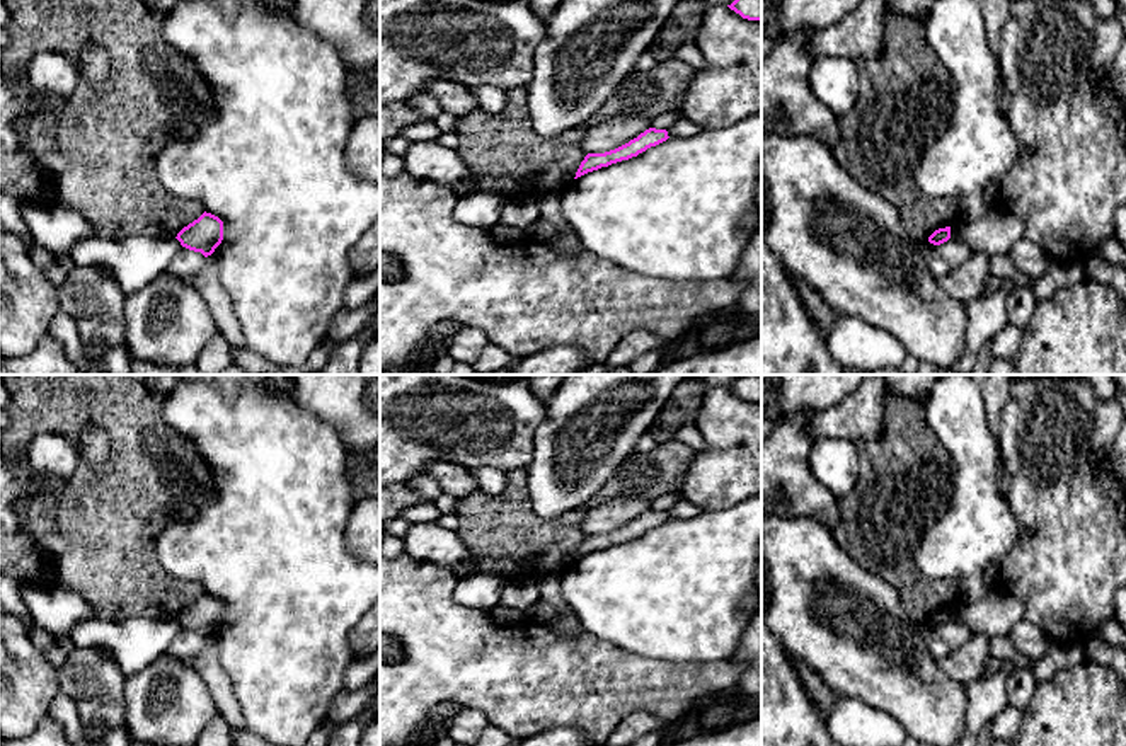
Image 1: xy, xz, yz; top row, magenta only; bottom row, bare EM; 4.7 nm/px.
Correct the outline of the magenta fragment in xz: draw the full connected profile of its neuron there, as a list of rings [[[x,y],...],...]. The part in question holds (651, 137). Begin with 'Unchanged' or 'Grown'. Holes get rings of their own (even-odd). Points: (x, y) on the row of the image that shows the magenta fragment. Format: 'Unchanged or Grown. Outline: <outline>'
Unchanged. Outline: [[[649,128],[644,133],[641,133],[637,138],[630,140],[629,143],[625,143],[615,150],[610,150],[605,153],[588,153],[584,157],[584,160],[581,162],[574,179],[584,175],[588,172],[598,170],[601,167],[608,167],[612,164],[637,157],[639,153],[666,141],[668,138],[669,136],[668,136],[666,129]]]

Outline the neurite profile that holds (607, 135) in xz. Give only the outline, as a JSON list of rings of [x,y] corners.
[[[613,116],[591,124],[581,141],[588,153],[615,150],[651,128],[651,121],[641,116]]]

